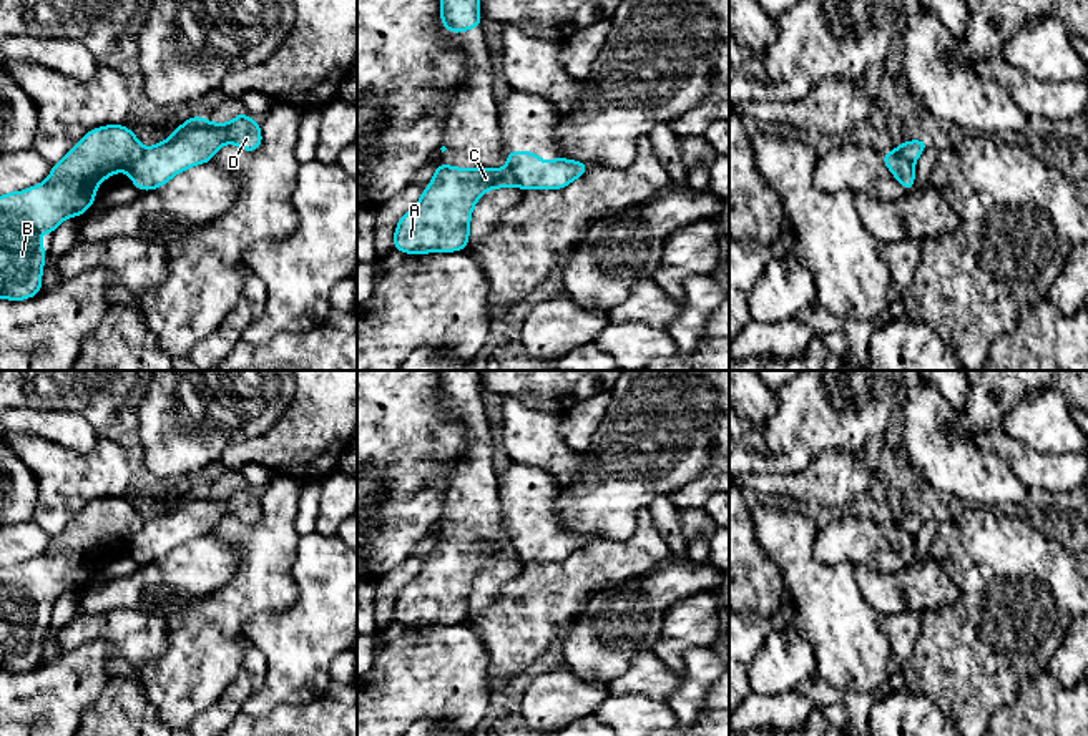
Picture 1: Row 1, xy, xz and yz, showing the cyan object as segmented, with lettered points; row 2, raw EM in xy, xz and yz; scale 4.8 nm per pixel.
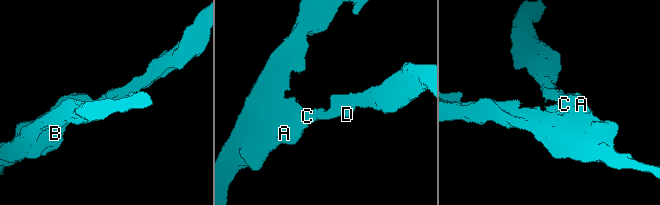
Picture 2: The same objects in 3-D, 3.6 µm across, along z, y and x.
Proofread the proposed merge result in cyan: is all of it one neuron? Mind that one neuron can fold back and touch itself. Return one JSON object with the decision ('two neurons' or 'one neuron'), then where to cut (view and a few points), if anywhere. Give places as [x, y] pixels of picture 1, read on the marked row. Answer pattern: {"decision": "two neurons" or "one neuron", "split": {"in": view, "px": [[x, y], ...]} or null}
{"decision": "two neurons", "split": {"in": "xy", "px": [[145, 148], [125, 170]]}}

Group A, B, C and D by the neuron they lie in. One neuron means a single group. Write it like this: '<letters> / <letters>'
A B C / D

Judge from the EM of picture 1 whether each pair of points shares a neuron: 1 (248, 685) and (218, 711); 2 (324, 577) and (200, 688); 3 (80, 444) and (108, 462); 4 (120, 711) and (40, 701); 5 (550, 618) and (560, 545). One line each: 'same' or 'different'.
1: same
2: different
3: different
4: different
5: different

